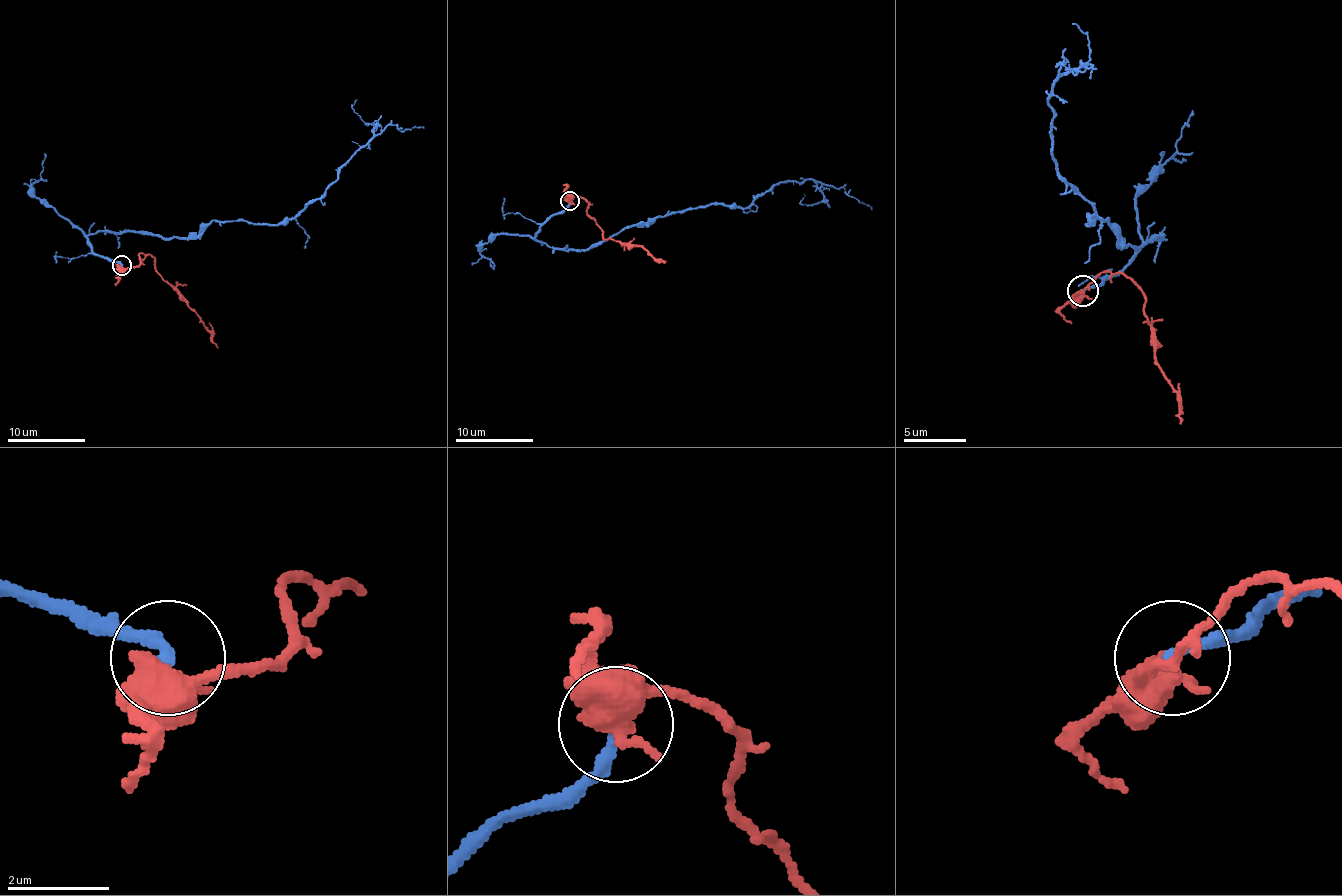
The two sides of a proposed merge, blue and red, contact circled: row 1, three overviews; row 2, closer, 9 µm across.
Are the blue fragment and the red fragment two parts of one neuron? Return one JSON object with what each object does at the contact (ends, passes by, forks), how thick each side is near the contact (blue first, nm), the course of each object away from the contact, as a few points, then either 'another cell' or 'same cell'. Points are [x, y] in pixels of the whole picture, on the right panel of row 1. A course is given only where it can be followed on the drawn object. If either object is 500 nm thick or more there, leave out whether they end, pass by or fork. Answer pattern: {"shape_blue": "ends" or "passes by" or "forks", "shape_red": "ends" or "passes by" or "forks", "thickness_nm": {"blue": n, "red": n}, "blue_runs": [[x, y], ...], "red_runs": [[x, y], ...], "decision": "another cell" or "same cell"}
{"shape_blue": "ends", "shape_red": "passes by", "thickness_nm": {"blue": 240, "red": 480}, "blue_runs": [[1082, 290], [1160, 237], [1123, 246], [1060, 174], [1048, 99], [1060, 65], [1098, 68]], "red_runs": [[1082, 290], [1104, 271], [1132, 281], [1145, 299], [1154, 365], [1179, 399], [1182, 424]], "decision": "same cell"}

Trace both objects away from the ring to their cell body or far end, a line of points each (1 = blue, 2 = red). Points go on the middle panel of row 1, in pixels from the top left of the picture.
1: (569, 200), (536, 233), (549, 247), (592, 249), (697, 206), (747, 208), (788, 181), (842, 187), (871, 210)
2: (569, 200), (573, 196), (582, 198), (588, 204), (588, 214), (604, 239), (641, 245), (656, 260), (666, 262)

